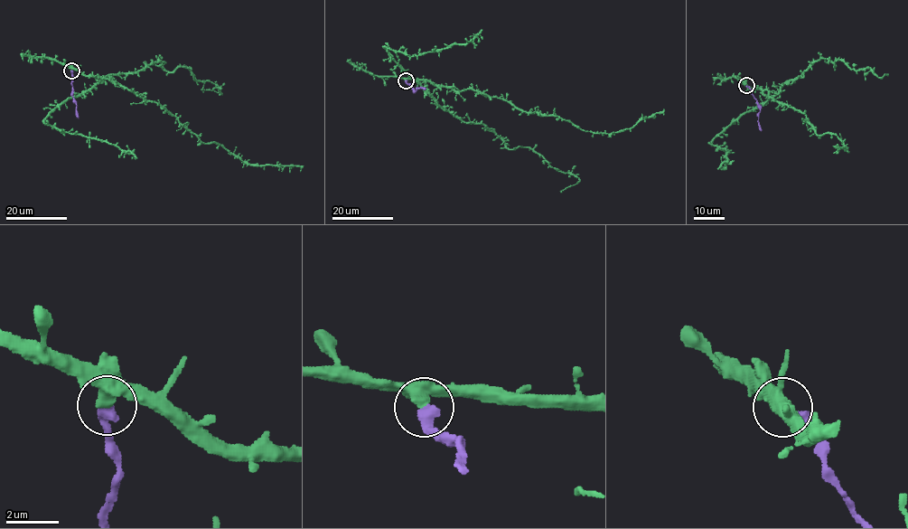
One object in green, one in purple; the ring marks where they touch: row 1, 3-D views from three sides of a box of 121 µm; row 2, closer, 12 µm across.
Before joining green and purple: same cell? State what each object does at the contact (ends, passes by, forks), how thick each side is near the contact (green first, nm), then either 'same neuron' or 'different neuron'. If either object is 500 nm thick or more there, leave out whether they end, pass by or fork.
green ends | purple ends | 460/420 nm | different neuron

